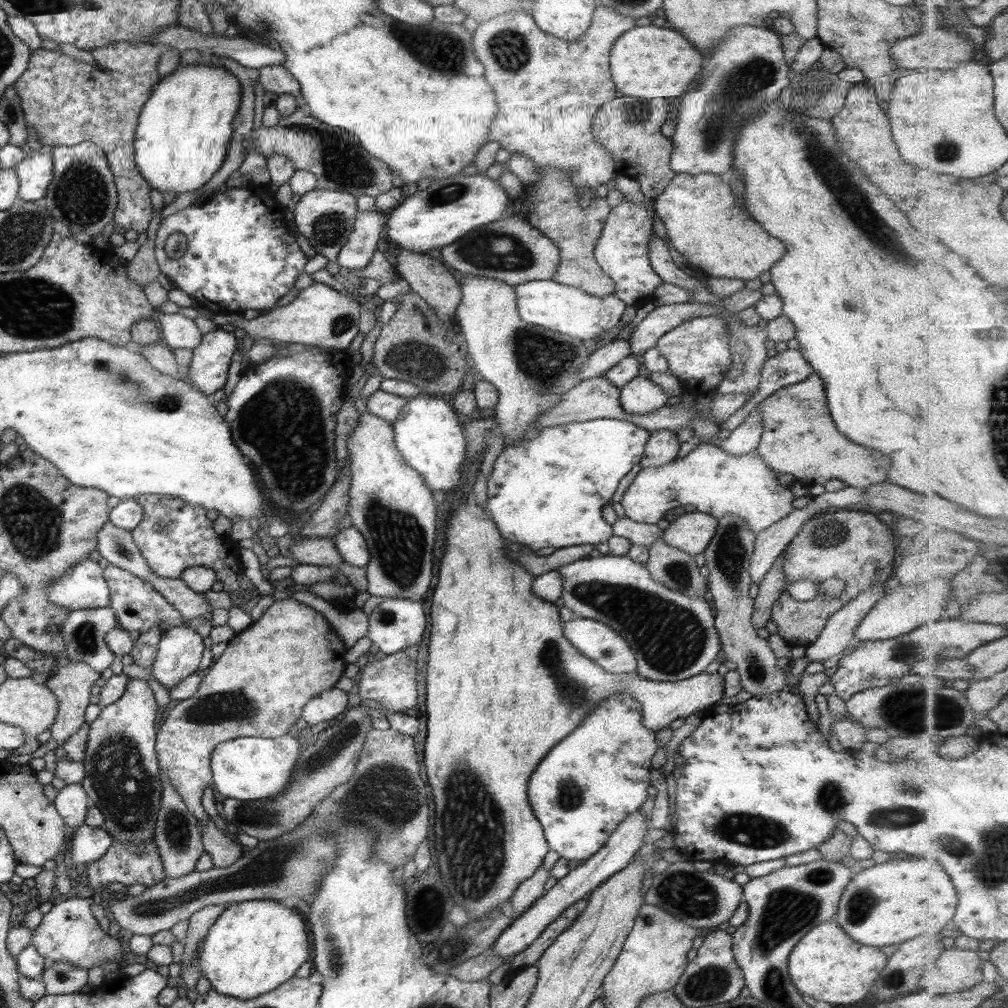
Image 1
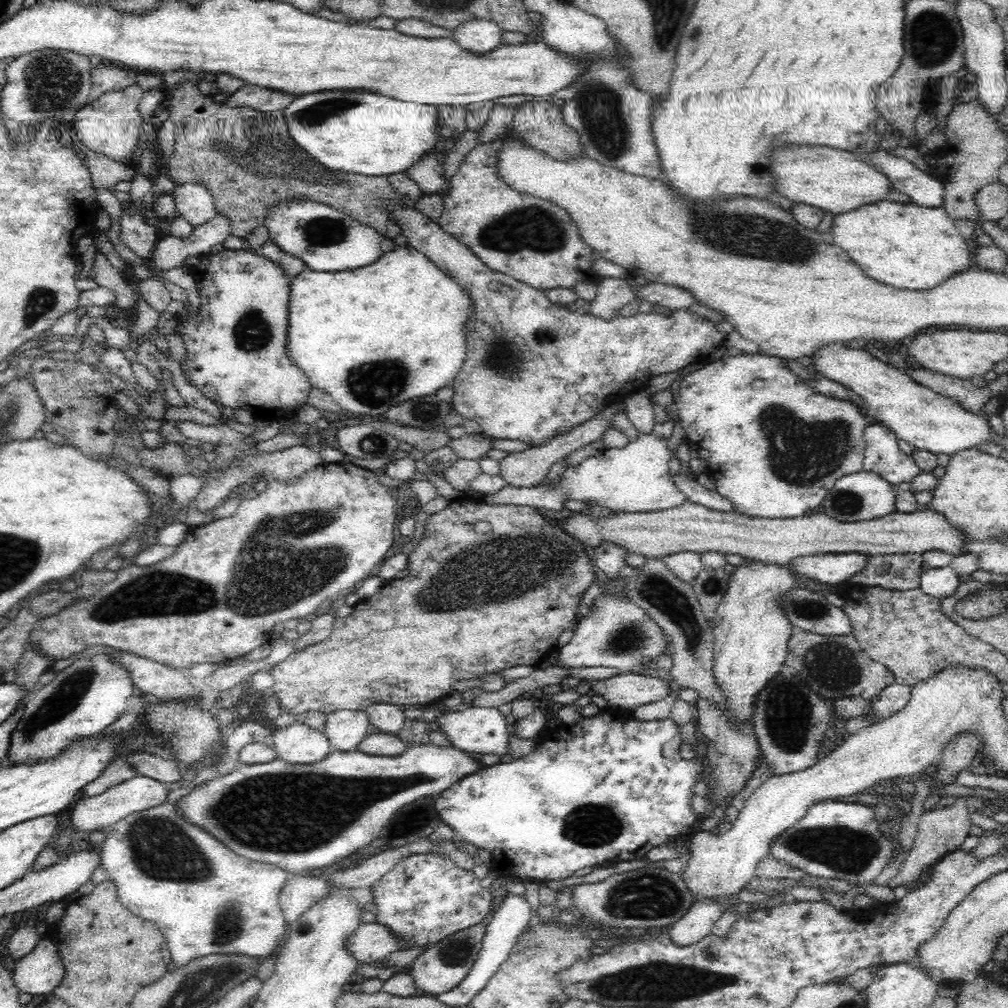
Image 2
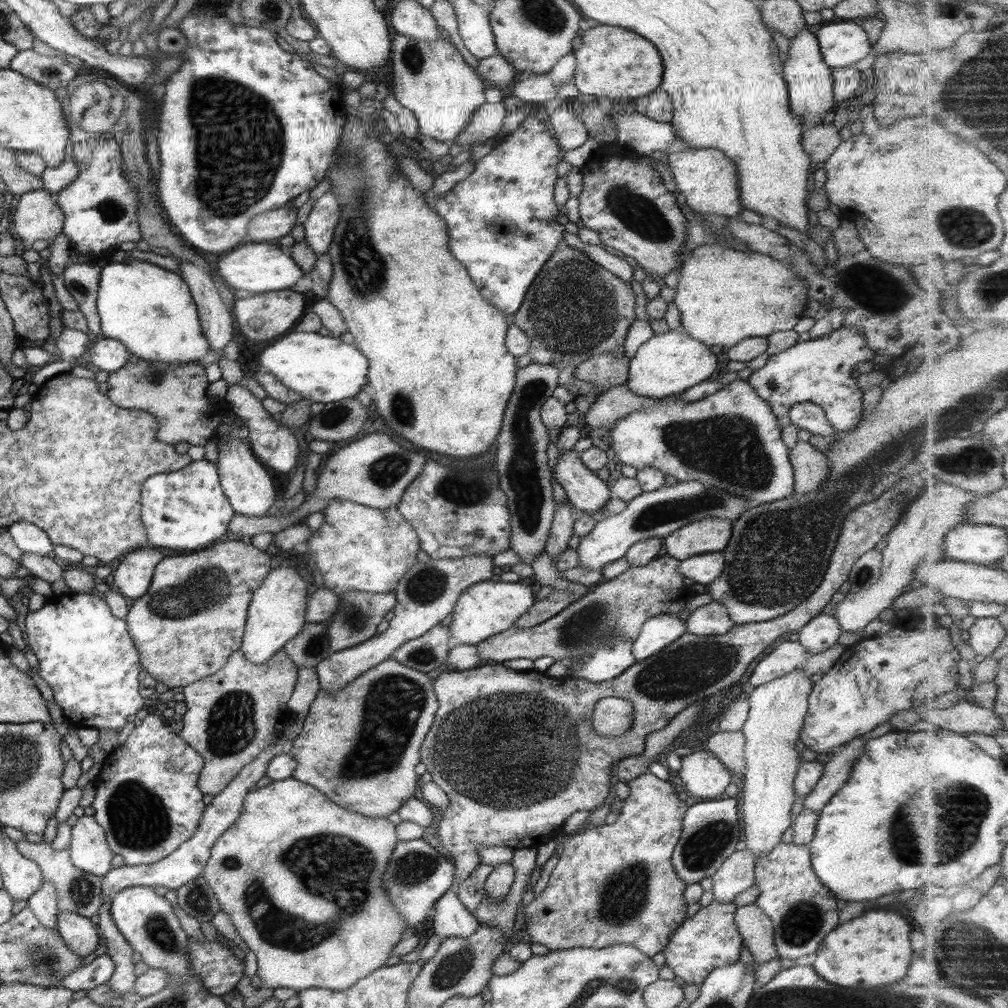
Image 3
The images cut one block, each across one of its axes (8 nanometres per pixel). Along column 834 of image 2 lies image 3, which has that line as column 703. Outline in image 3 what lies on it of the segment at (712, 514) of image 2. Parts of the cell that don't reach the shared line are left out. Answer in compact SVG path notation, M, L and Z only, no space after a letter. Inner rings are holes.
M704 518L670 532L661 539L665 555L682 561L698 554L722 551L732 533L732 521L726 518Z

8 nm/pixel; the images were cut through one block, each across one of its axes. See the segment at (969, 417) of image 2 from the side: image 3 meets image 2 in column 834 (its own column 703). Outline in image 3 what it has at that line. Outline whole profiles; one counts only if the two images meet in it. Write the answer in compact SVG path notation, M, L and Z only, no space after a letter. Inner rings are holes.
M669 329L666 333L653 335L637 348L635 356L630 358L625 383L633 394L664 400L665 396L682 393L708 380L713 372L715 372L715 354L707 345Z

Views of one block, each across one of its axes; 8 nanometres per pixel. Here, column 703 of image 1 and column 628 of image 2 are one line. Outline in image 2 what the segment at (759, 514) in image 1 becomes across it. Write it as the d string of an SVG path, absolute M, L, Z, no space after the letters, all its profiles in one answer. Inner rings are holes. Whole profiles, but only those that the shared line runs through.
M654 433L640 434L636 440L630 441L622 448L605 448L596 452L593 457L582 461L579 465L566 469L563 479L557 482L559 484L557 491L544 489L542 486L545 482L532 488L507 484L502 490L482 499L486 503L528 505L536 506L543 510L560 510L563 507L562 500L564 498L572 498L582 502L594 501L594 504L598 503L598 505L614 509L616 513L662 512L662 510L670 510L670 508L682 506L687 501L686 495L670 480L670 472L668 471L670 452L666 439L660 438Z

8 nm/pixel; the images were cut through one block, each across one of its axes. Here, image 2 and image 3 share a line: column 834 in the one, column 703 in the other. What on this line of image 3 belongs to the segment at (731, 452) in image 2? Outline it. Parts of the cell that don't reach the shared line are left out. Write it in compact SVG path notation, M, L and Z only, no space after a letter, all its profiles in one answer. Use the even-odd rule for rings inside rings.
M736 378L729 382L725 386L722 386L719 390L716 390L713 394L696 400L695 402L681 402L680 400L673 399L673 401L662 400L662 404L656 404L647 410L641 410L639 412L632 412L627 414L625 418L619 419L613 428L609 430L611 435L611 447L614 450L617 460L621 464L628 464L633 466L637 471L645 467L658 468L663 474L669 474L674 476L677 481L694 480L703 483L706 487L714 488L715 490L722 490L743 497L749 502L754 504L763 504L767 502L773 502L775 500L781 500L788 498L794 494L794 478L791 463L789 462L789 450L783 444L780 437L781 425L777 423L777 418L771 412L769 405L754 391L754 388L747 382Z

